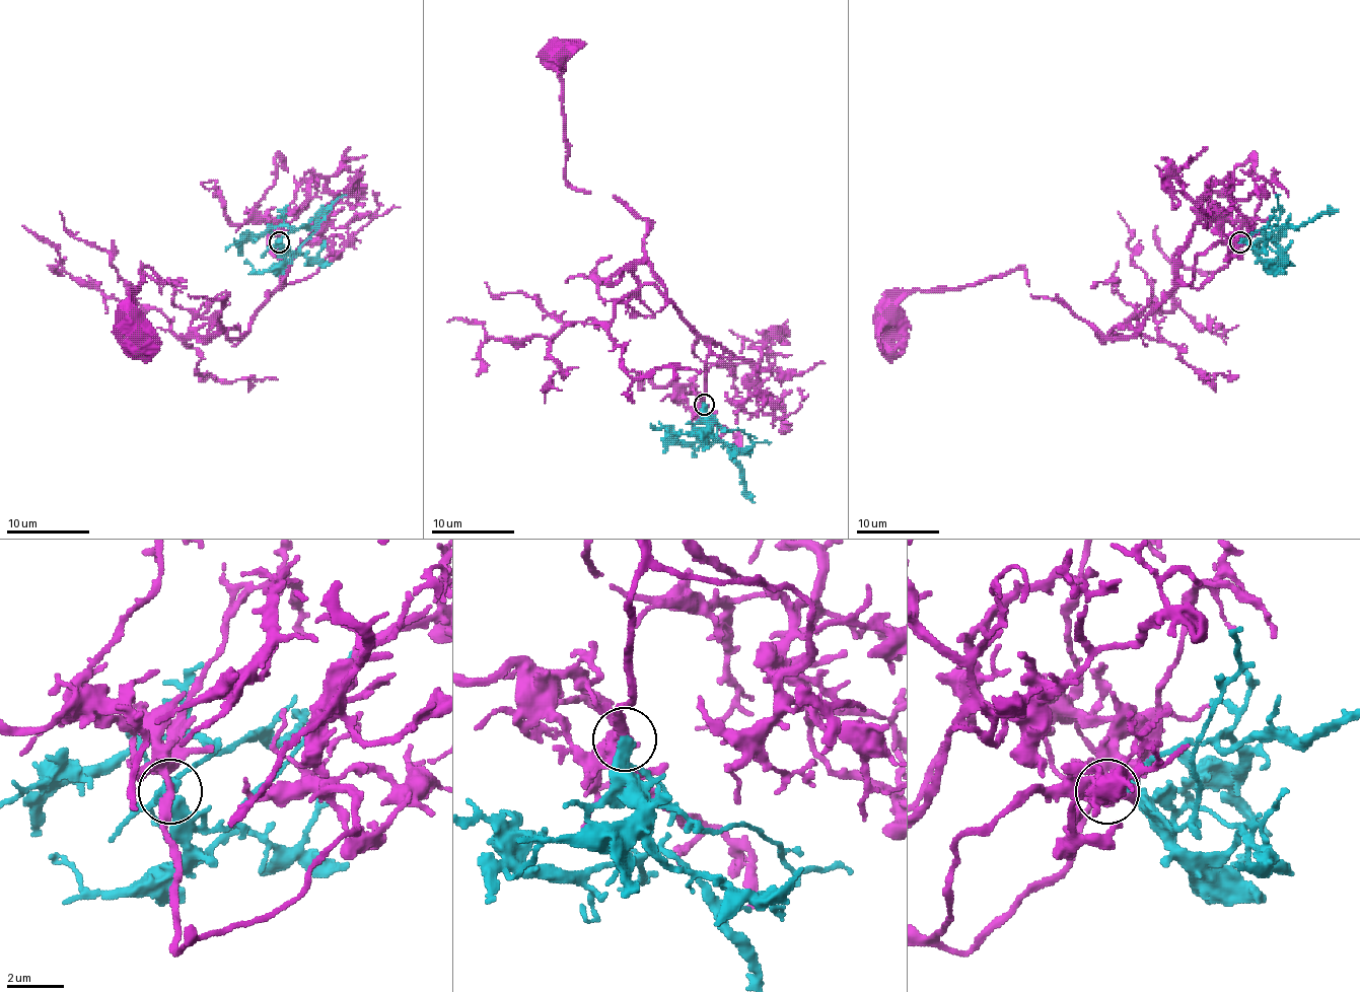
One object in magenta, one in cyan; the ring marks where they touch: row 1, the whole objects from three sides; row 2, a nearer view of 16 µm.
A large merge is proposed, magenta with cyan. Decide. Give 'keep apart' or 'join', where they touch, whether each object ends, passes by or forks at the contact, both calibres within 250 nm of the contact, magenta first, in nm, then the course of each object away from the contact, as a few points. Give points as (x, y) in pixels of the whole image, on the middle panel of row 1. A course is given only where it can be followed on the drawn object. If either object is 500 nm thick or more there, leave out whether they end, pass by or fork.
join; place (704, 404); magenta passes by; cyan passes by; calibres 220 and 320 nm; course magenta (704, 403), (709, 345), (677, 311), (646, 258), (644, 220), (616, 197), (568, 183), (559, 63), (578, 50); course cyan (704, 405), (717, 425), (717, 438), (741, 473), (743, 492), (755, 502)

